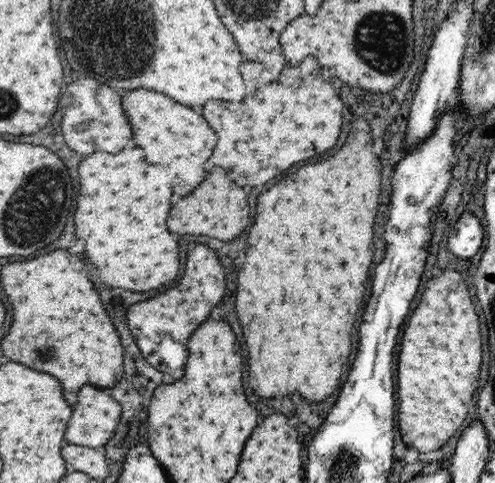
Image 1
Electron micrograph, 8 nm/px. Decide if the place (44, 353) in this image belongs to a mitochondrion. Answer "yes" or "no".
yes

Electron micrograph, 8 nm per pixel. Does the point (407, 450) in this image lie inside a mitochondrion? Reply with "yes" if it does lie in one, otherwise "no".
no

